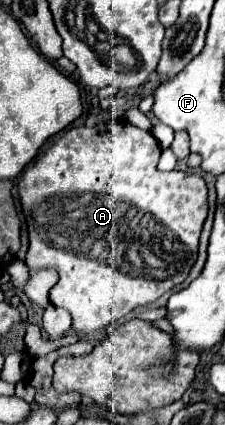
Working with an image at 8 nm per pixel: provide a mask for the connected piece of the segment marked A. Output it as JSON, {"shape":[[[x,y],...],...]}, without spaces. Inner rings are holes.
{"shape":[[[128,121],[74,127],[36,157],[18,181],[30,237],[26,265],[30,269],[54,267],[58,271],[60,279],[56,291],[50,291],[50,303],[66,309],[72,315],[74,331],[82,331],[82,335],[104,329],[114,319],[154,303],[166,291],[180,285],[196,261],[198,237],[208,215],[206,183],[196,173],[158,171],[158,157],[160,147],[156,139]]]}

